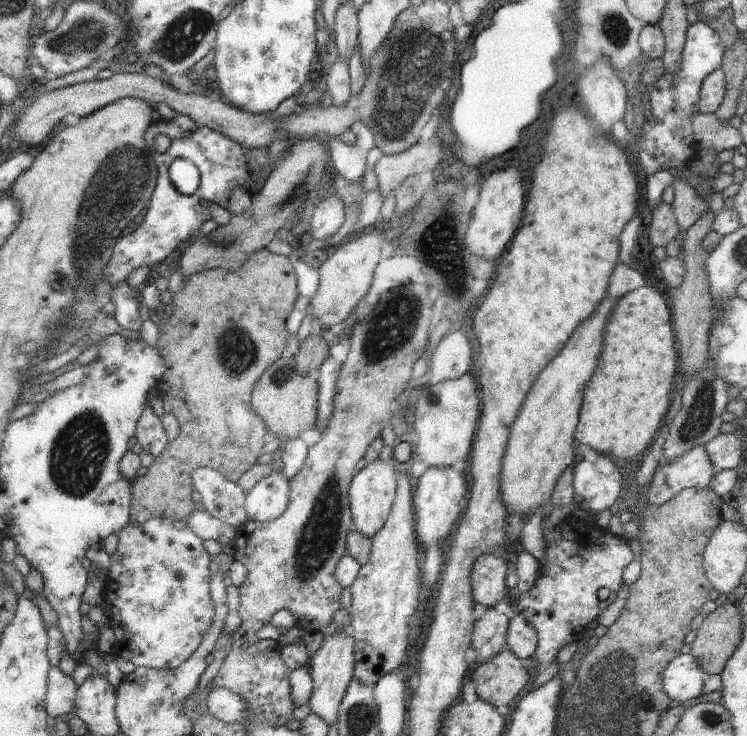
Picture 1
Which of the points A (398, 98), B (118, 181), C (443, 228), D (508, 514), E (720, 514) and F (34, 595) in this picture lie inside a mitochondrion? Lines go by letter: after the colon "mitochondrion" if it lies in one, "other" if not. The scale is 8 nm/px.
A: mitochondrion
B: mitochondrion
C: mitochondrion
D: other
E: other
F: other

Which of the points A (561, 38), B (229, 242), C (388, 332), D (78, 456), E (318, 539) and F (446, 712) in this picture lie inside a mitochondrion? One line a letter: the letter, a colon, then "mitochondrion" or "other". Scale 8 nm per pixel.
A: other
B: mitochondrion
C: mitochondrion
D: mitochondrion
E: mitochondrion
F: other

